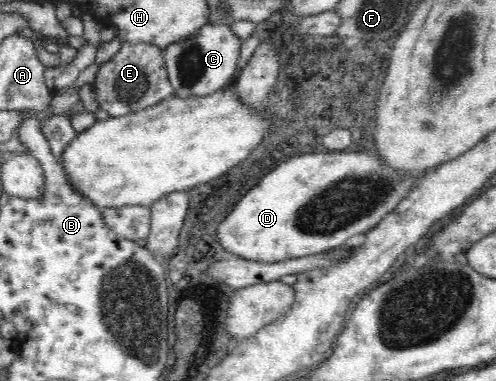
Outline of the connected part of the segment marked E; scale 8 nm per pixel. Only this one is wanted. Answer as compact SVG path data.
M122 42L118 53L104 62L93 82L99 108L110 116L126 116L147 109L175 95L164 52L150 43Z

